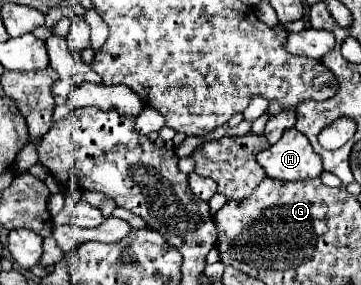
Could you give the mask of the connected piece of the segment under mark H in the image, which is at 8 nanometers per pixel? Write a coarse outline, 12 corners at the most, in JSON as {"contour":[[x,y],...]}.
{"contour":[[296,128],[258,164],[284,182],[318,178],[322,160]]}

